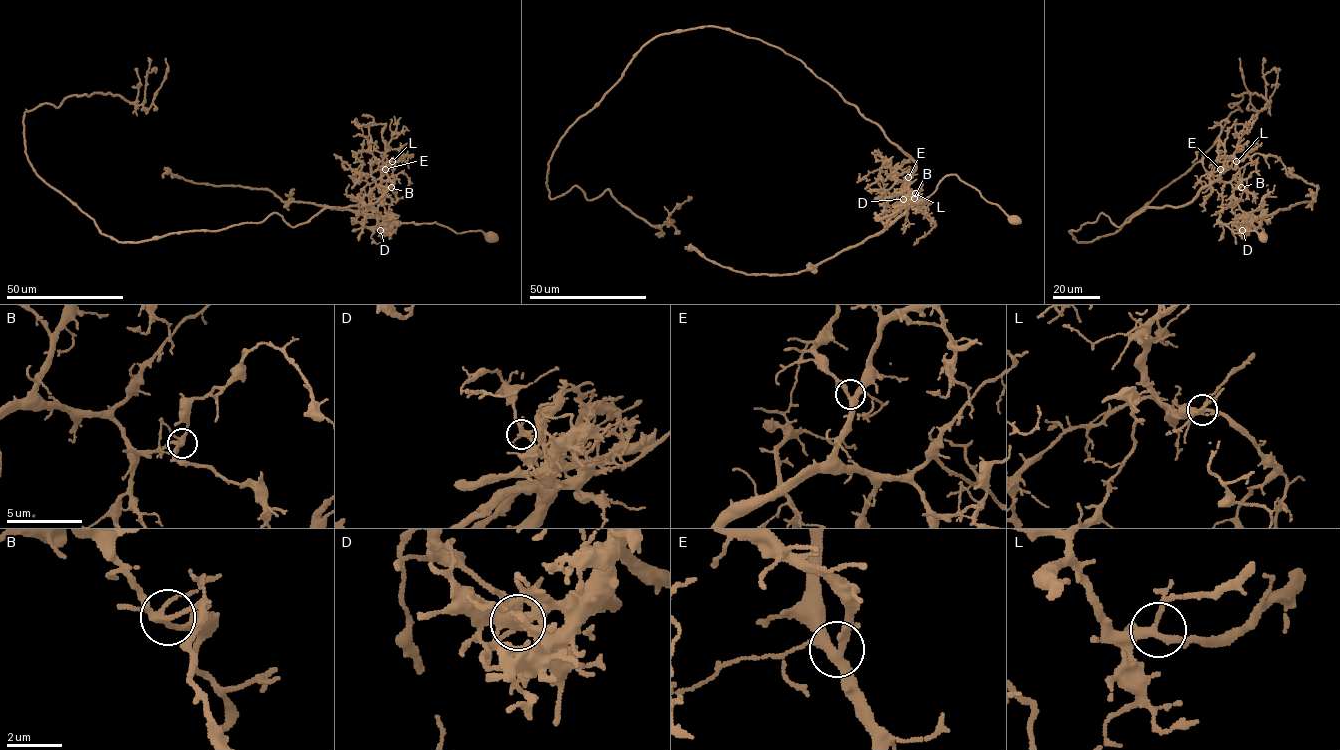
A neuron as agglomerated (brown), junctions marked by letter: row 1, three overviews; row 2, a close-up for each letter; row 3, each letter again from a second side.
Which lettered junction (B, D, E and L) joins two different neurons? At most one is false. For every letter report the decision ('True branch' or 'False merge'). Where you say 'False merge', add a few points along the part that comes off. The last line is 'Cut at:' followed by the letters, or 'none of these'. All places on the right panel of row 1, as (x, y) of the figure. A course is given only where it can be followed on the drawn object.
B: True branch
D: False merge. Course of the part to remove: (1242, 230), (1253, 220), (1299, 203), (1312, 202), (1317, 186), (1290, 173), (1289, 177)
E: True branch
L: True branch
Cut at: D

